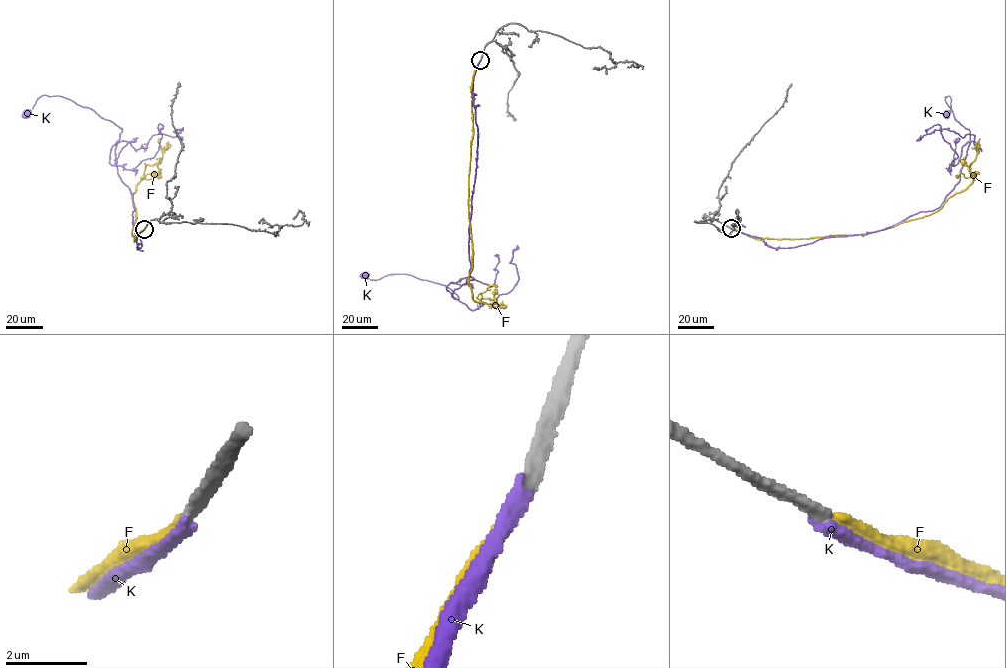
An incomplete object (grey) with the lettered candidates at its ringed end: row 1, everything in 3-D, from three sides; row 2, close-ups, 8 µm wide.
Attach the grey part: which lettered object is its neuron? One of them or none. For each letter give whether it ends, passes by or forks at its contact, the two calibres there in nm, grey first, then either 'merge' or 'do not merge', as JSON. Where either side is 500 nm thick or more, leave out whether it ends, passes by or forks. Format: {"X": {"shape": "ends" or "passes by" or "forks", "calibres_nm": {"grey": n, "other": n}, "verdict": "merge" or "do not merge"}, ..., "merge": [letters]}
{"F": {"shape": "ends", "calibres_nm": {"grey": 360, "other": 320}, "verdict": "merge"}, "K": {"shape": "ends", "calibres_nm": {"grey": 400, "other": 320}, "verdict": "do not merge"}, "merge": ["F"]}

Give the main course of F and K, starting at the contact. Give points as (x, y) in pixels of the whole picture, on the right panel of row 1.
F: (731, 228), (759, 238), (808, 238), (870, 233), (929, 215), (973, 181), (969, 164), (975, 159), (977, 143)
K: (731, 228), (791, 248), (880, 231), (936, 209), (960, 180), (969, 142), (947, 96), (946, 114)

